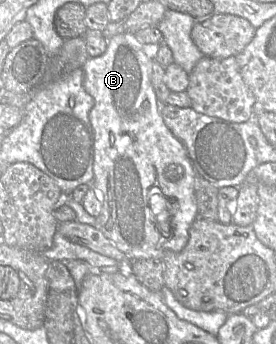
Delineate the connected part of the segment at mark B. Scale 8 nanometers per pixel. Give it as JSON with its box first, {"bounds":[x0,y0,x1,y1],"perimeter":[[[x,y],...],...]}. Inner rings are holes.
{"bounds":[83,33,198,261],"perimeter":[[[121,33],[108,39],[108,47],[105,53],[94,58],[89,57],[83,66],[85,91],[94,99],[94,105],[89,112],[89,120],[94,134],[94,159],[93,159],[93,181],[90,186],[97,190],[101,198],[102,210],[96,217],[96,225],[104,236],[131,261],[140,259],[162,259],[164,251],[180,252],[186,246],[189,239],[189,229],[198,218],[198,209],[194,191],[195,170],[189,159],[184,145],[178,140],[165,125],[161,113],[160,104],[151,84],[152,59],[143,50],[143,45],[136,39],[133,33]],[[154,191],[164,196],[168,202],[169,224],[171,228],[170,236],[165,238],[159,231],[161,223],[152,214],[149,207],[149,197]]]}

